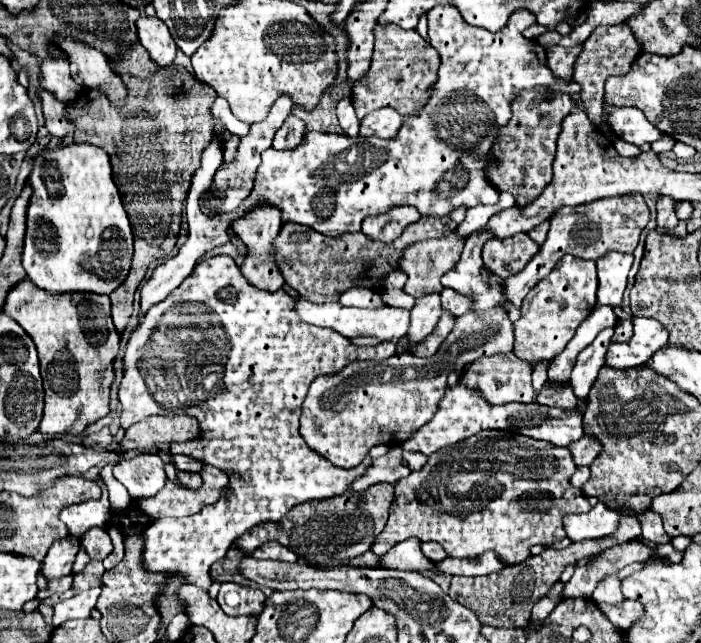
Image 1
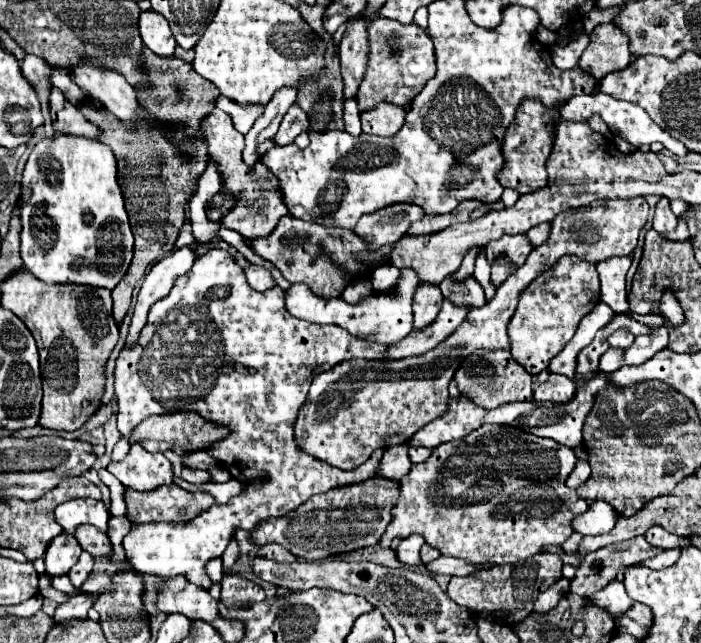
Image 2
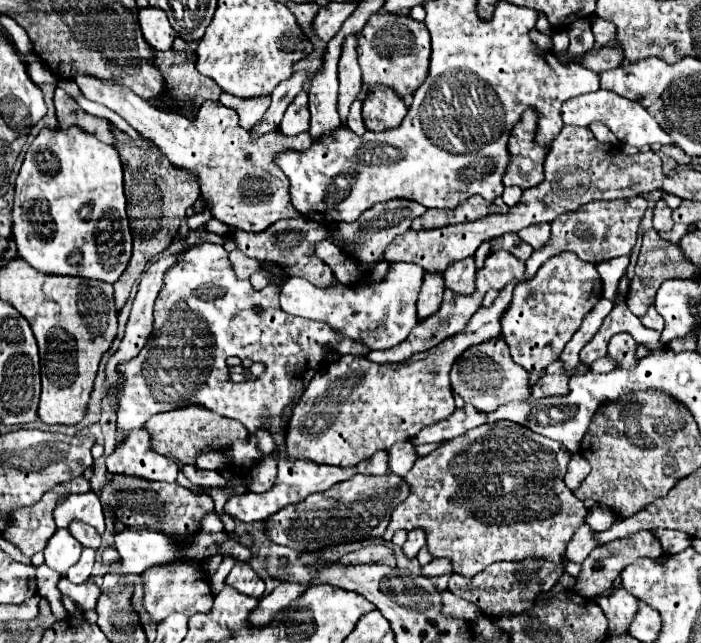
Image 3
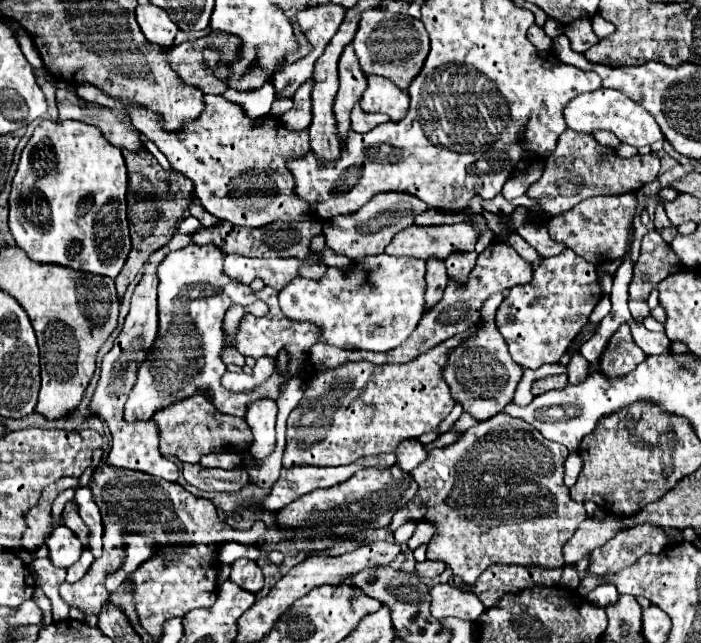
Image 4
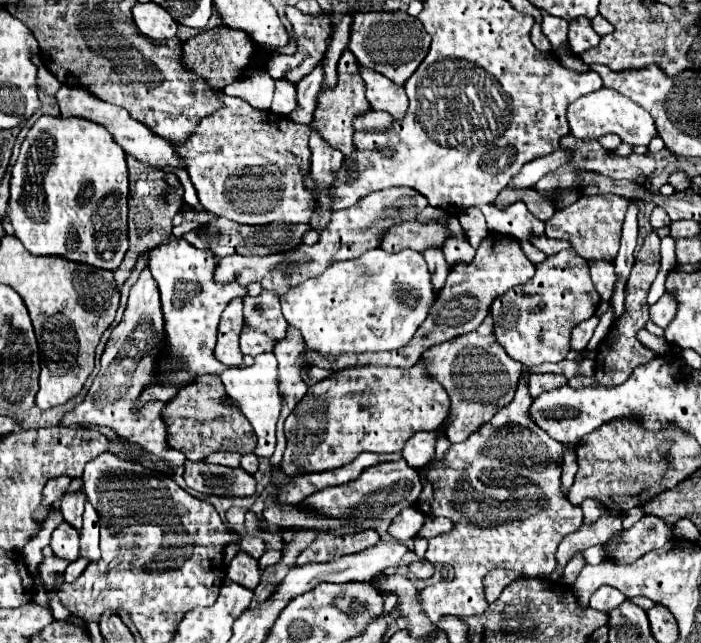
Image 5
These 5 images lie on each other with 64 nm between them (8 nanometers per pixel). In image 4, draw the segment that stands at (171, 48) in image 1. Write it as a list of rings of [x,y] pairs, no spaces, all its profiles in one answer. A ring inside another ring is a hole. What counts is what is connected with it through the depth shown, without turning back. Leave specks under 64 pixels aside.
[[[154,4],[138,6],[136,8],[136,20],[144,36],[160,46],[172,46],[174,36],[178,32],[178,26],[170,20],[168,12],[164,8],[158,8]]]

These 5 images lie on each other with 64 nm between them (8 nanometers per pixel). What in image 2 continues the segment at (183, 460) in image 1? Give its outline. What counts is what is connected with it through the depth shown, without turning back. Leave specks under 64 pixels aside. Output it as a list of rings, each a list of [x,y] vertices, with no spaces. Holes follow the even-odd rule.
[[[196,452],[192,456],[182,456],[182,462],[184,462],[184,466],[198,468],[198,470],[208,470],[208,468],[220,464],[218,460],[214,460],[214,456],[206,454],[206,452]]]

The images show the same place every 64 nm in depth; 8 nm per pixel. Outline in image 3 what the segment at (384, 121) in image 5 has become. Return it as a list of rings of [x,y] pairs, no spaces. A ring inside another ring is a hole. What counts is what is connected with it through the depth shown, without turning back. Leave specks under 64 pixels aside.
[[[354,100],[350,106],[350,116],[348,116],[348,128],[356,134],[364,134],[366,126],[364,126],[364,118],[362,118],[362,102]]]

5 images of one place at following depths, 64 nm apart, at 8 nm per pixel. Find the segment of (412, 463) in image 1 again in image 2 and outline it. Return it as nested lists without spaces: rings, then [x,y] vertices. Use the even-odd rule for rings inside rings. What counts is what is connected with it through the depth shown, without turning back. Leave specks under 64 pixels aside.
[[[410,447],[408,454],[413,464],[425,462],[431,455],[432,449],[425,447]]]

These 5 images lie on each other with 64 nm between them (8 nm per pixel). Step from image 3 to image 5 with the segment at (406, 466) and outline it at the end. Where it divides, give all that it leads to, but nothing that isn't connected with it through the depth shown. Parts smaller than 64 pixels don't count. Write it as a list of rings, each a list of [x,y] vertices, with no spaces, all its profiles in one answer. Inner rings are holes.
[[[430,430],[430,432],[416,432],[410,436],[408,444],[402,450],[402,456],[408,464],[412,464],[414,468],[422,468],[424,464],[428,464],[434,456],[436,450],[436,442],[438,442],[440,432],[438,430]]]

